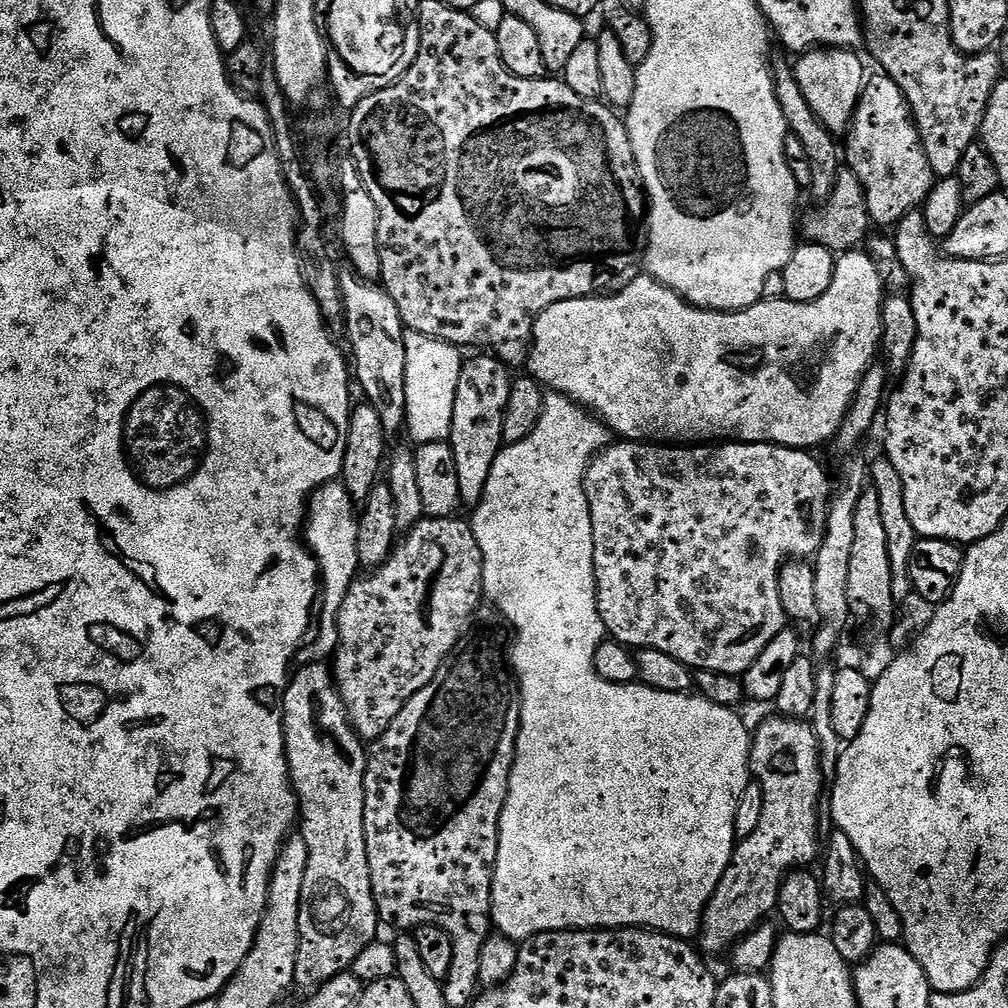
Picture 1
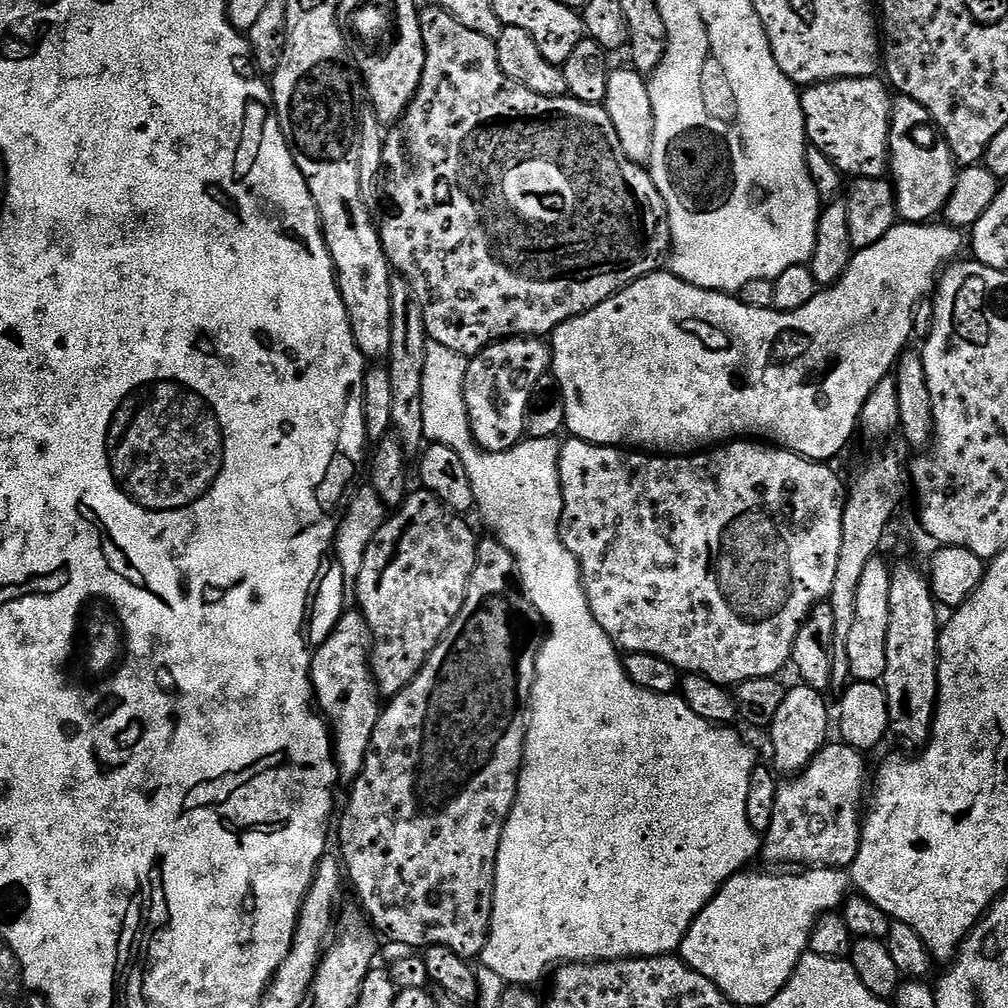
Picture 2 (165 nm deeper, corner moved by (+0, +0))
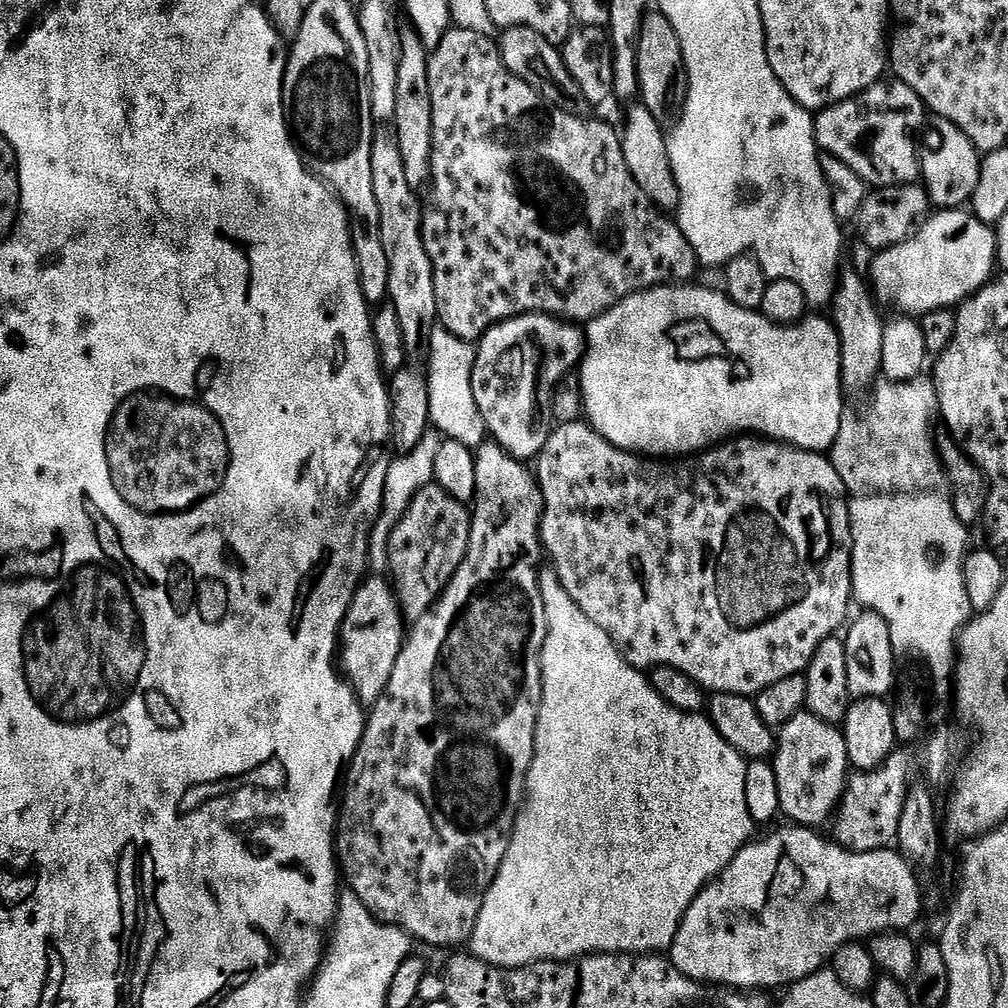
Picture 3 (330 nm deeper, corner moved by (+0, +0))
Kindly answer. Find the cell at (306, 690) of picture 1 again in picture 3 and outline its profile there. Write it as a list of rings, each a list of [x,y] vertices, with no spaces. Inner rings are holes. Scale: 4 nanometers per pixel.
[[[372,574],[357,587],[354,598],[348,607],[344,624],[340,628],[340,643],[338,645],[338,664],[342,669],[356,697],[361,704],[371,706],[382,698],[386,686],[390,686],[390,674],[394,674],[394,662],[398,662],[398,654],[404,649],[406,643],[406,621],[404,611],[400,608],[400,597],[391,579],[380,574]]]

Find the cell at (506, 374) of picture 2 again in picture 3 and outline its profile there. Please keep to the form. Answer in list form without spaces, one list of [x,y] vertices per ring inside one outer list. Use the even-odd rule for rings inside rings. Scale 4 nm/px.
[[[543,314],[503,320],[480,337],[472,375],[474,402],[482,410],[488,436],[515,460],[535,461],[548,445],[554,427],[552,401],[558,382],[584,359],[585,347],[583,327]]]

